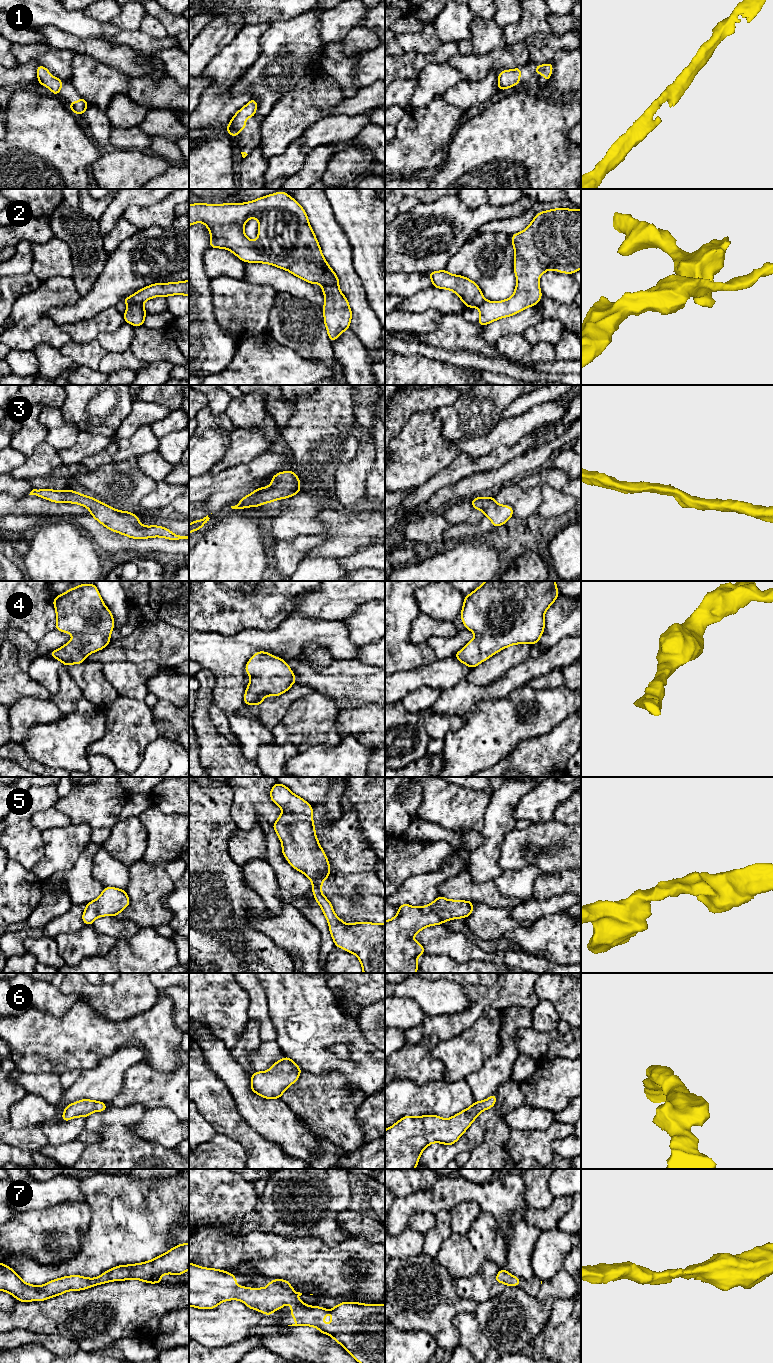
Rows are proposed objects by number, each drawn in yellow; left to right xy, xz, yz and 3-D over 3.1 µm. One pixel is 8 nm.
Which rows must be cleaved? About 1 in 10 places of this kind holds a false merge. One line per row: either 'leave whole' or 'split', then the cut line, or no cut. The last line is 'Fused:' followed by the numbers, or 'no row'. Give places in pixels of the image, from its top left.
1: leave whole | no cut
2: split | xy (142, 303), (127, 304)
3: leave whole | no cut
4: leave whole | no cut
5: leave whole | no cut
6: leave whole | no cut
7: leave whole | no cut
Fused: 2

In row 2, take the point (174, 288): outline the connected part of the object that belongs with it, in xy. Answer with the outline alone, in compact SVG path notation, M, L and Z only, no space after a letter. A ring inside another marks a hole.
M189 280L182 282L171 283L155 283L150 286L144 287L137 291L132 296L124 298L122 302L125 303L144 303L154 297L162 296L167 297L170 295L187 295L189 296Z

